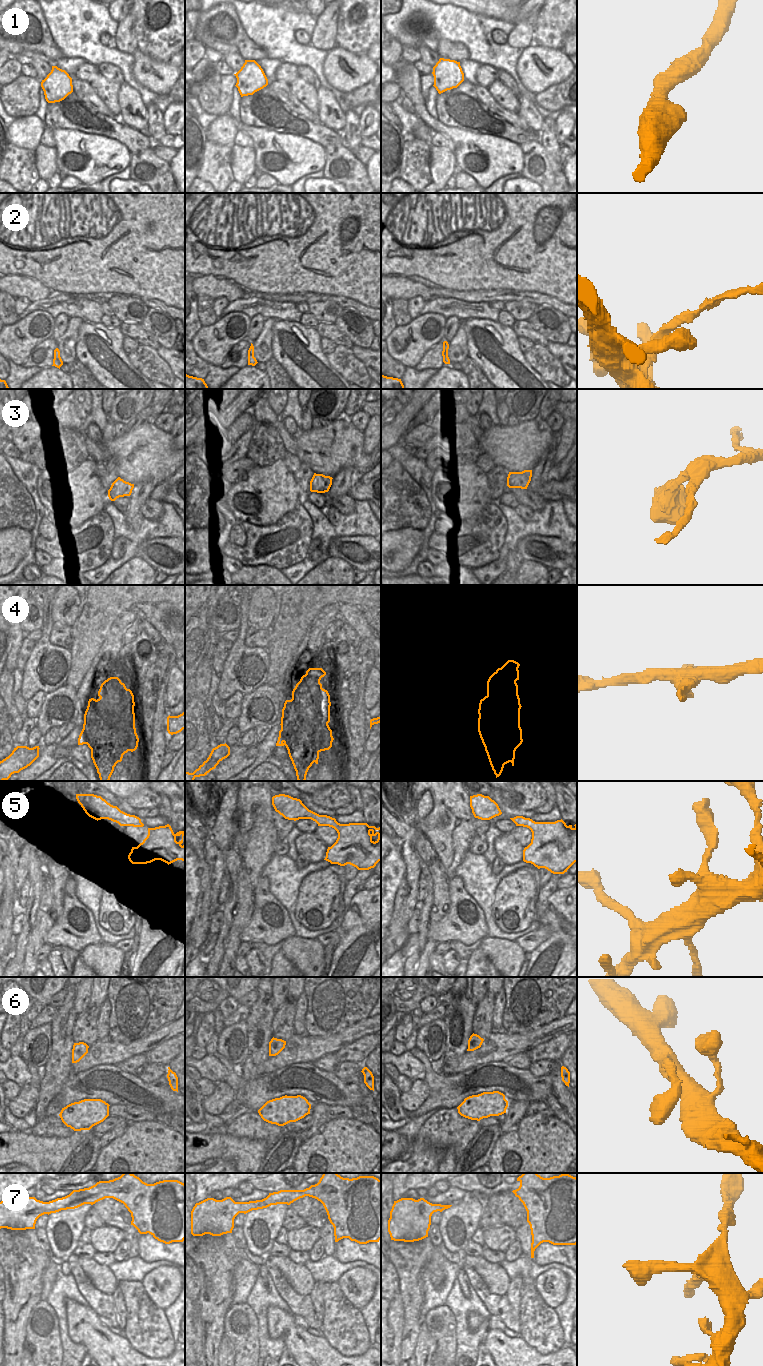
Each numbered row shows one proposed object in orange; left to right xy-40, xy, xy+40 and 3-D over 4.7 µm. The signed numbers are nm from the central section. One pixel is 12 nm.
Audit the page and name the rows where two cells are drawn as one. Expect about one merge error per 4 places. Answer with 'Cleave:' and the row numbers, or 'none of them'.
Cleave: 1, 4

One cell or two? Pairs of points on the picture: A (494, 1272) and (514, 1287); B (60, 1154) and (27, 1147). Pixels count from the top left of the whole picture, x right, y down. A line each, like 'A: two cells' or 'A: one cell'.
A: two cells
B: one cell

